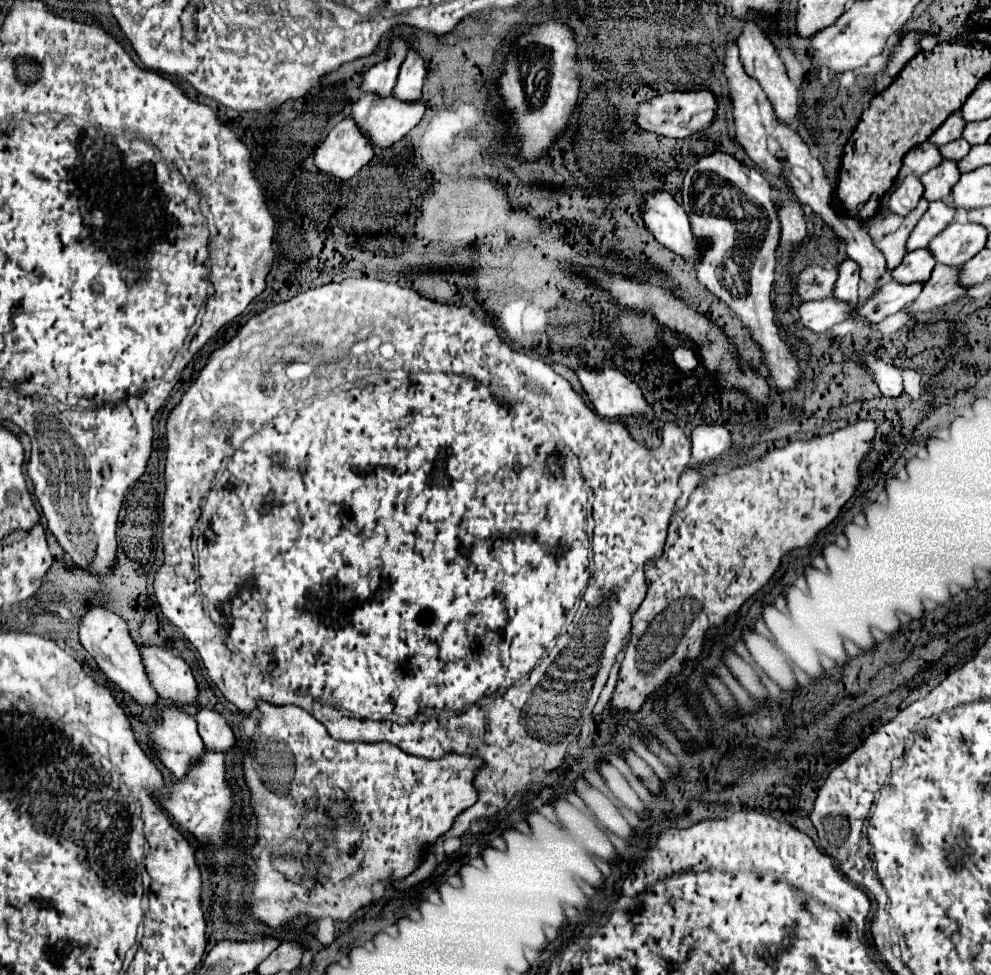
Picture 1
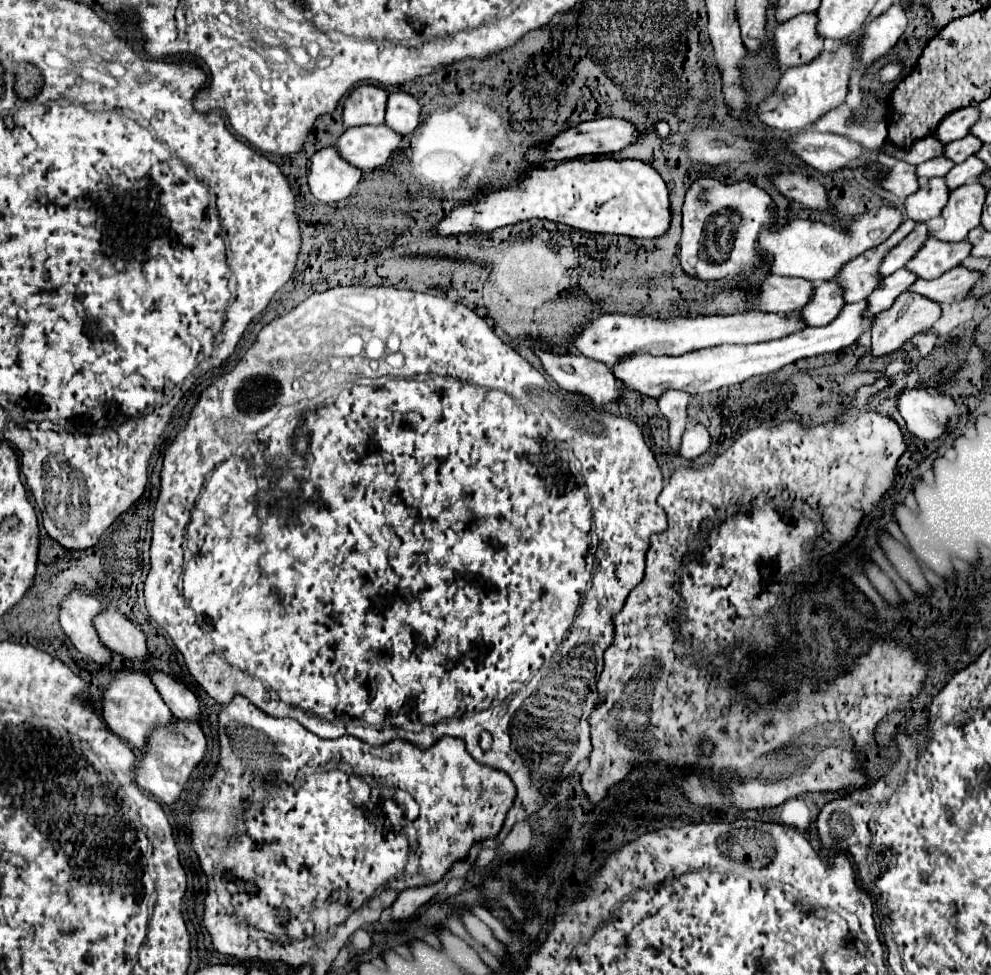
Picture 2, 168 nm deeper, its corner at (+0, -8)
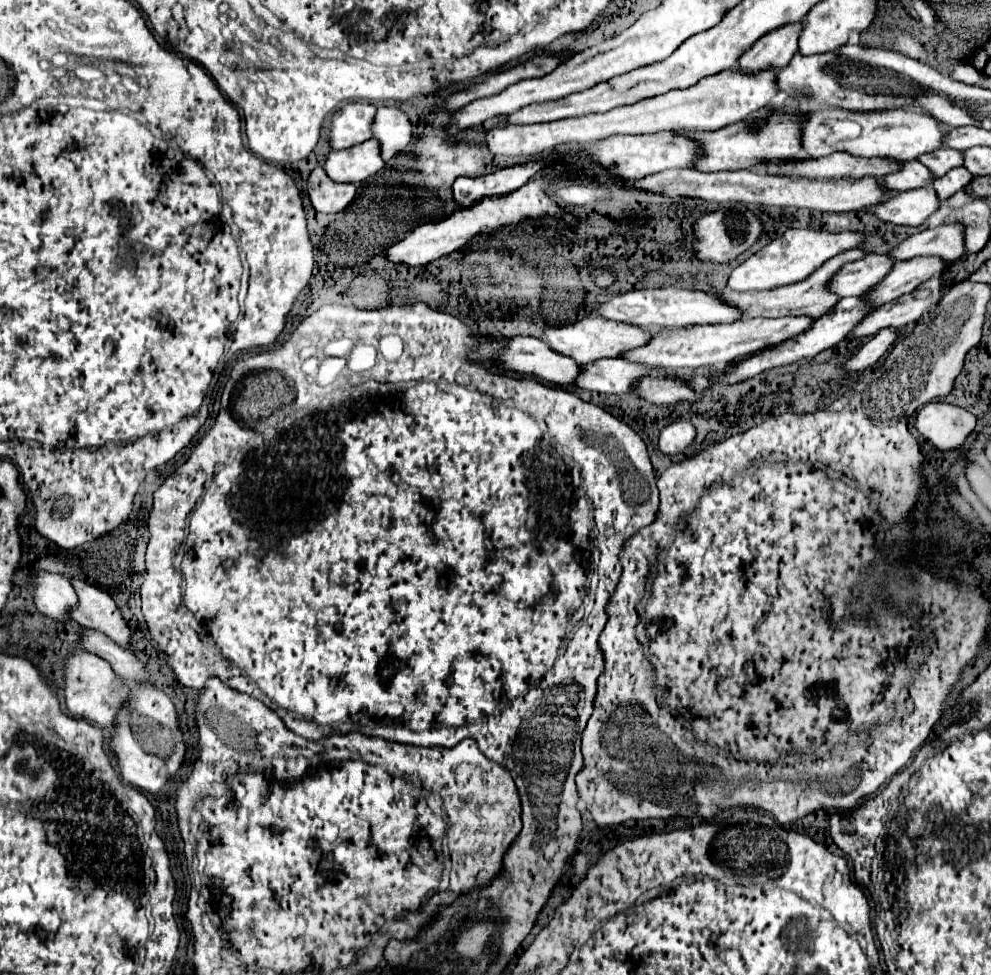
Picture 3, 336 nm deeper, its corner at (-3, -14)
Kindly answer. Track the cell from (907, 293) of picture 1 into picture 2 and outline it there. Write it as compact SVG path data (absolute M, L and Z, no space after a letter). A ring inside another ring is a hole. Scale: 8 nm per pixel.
M863 300L859 304L845 304L839 316L829 322L827 326L819 328L801 328L789 336L783 336L779 340L769 342L757 342L757 344L723 344L703 350L693 350L681 356L651 356L651 354L633 354L623 360L619 360L613 366L613 376L629 390L641 392L645 396L659 398L665 390L685 390L693 396L715 392L723 386L741 384L753 376L763 376L781 370L787 364L793 364L795 360L819 356L825 352L837 352L841 348L847 348L859 340L859 336L871 328L871 320L863 320L859 316L863 312ZM867 324L867 326L863 326Z

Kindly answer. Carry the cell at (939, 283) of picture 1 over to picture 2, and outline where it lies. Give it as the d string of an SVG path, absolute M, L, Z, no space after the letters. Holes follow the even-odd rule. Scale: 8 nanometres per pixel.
M903 292L893 302L891 308L887 308L879 316L875 316L873 326L871 326L871 354L883 356L883 354L891 354L895 350L899 350L899 346L903 342L907 342L913 334L929 330L939 320L939 316L941 316L941 308L935 302L927 300L925 296L915 296L915 294Z

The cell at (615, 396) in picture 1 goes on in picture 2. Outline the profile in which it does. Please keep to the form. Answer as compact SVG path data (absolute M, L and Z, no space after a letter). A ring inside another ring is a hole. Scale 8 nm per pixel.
M533 348L535 356L541 360L543 370L557 382L557 386L565 392L577 394L589 402L593 402L595 406L603 406L607 402L615 402L621 396L619 384L615 384L615 376L611 376L611 370L605 364L599 364L579 352L549 352L549 350L541 350L541 348Z

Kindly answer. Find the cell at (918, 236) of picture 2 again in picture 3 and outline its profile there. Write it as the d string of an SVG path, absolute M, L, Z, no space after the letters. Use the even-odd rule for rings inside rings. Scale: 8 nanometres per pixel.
M868 254L862 260L842 266L842 270L830 280L830 288L842 298L862 296L870 286L876 286L886 278L890 266L894 266L894 262L890 262L886 254Z

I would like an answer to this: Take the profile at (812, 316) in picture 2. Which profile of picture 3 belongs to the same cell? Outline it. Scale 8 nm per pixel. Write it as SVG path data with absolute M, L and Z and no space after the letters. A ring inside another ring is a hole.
M786 316L786 318L750 318L740 320L732 324L714 324L714 326L690 326L680 330L658 330L650 344L642 348L634 348L630 352L624 352L622 358L658 366L666 370L694 370L704 366L724 366L732 358L740 354L748 354L754 350L760 350L764 346L774 346L778 342L786 342L786 338L794 338L794 334L802 334L802 330L810 328L810 322L814 322L814 316Z

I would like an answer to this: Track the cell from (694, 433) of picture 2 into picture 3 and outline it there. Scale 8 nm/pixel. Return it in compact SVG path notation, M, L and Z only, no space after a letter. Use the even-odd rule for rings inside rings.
M674 422L660 432L658 448L664 454L680 454L694 442L694 438L696 438L696 428L692 424Z

